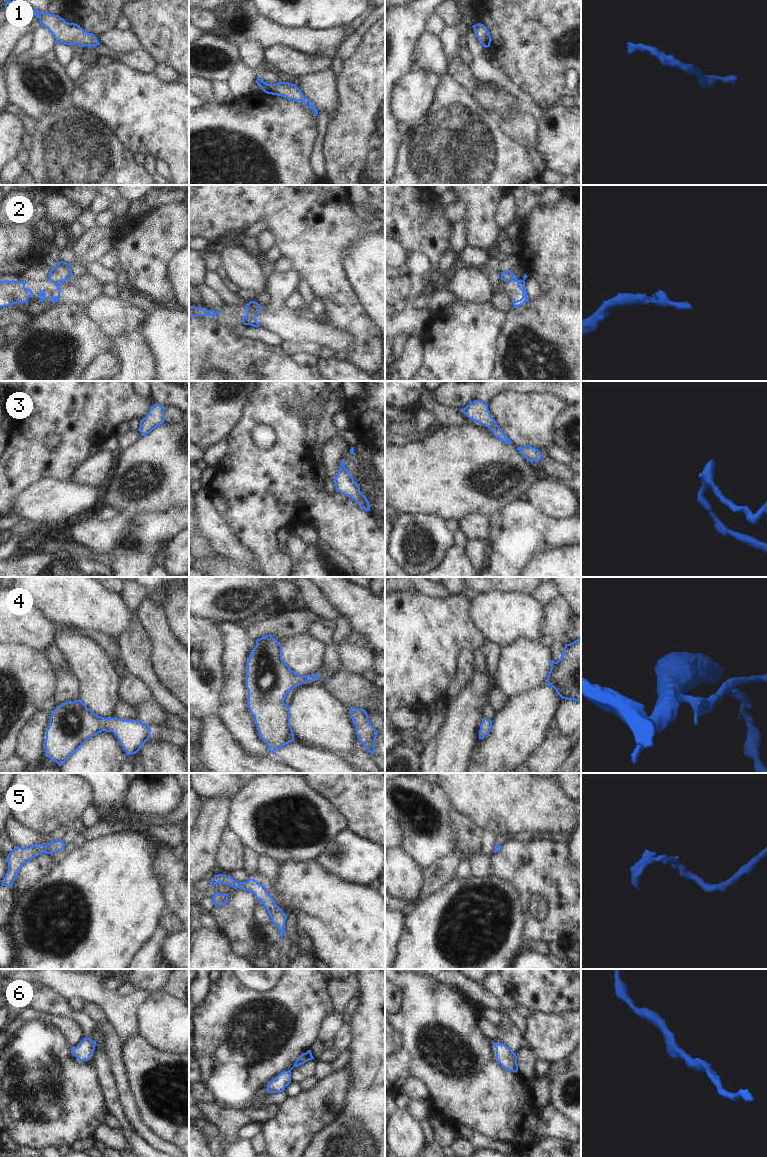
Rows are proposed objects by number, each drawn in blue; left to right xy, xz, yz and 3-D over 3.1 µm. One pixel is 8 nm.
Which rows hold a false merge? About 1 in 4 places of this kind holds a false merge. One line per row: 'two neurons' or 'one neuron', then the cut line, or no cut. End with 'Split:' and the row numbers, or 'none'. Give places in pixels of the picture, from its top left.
1: one neuron; no cut
2: two neurons; cut in xz along (247, 315), (252, 315), (255, 318)
3: one neuron; no cut
4: one neuron; no cut
5: one neuron; no cut
6: one neuron; no cut
Split: 2

